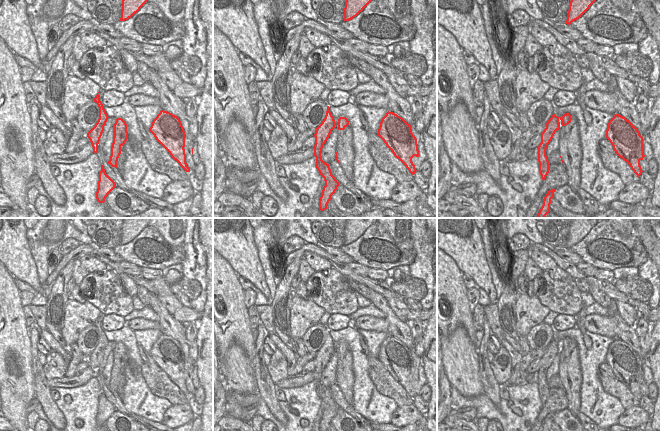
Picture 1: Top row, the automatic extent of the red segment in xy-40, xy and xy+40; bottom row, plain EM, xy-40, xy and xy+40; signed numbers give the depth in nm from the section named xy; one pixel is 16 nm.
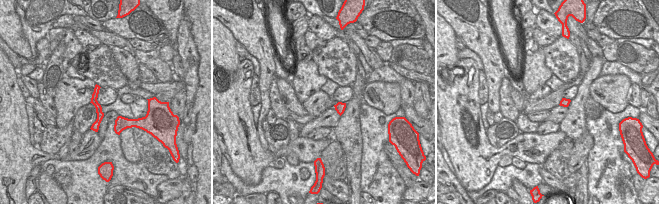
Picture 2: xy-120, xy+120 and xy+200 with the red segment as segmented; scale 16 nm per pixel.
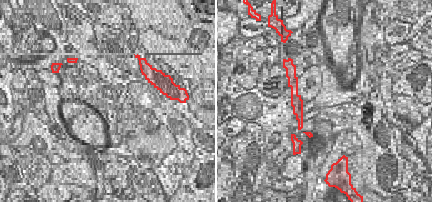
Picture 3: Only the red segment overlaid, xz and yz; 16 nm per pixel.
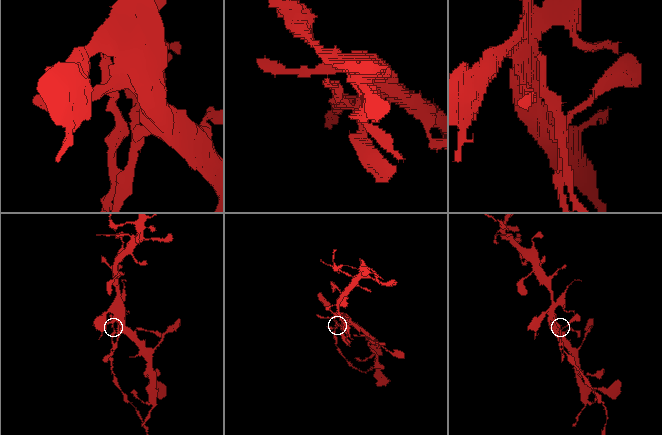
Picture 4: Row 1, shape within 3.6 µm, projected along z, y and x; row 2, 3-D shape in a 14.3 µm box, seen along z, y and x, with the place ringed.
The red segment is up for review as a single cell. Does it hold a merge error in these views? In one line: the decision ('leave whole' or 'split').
split

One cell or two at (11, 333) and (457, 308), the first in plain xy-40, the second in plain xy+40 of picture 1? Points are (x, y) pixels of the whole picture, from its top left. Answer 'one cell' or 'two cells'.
one cell

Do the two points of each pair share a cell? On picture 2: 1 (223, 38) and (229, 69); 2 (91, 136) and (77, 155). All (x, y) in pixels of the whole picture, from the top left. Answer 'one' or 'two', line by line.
1: one
2: one

